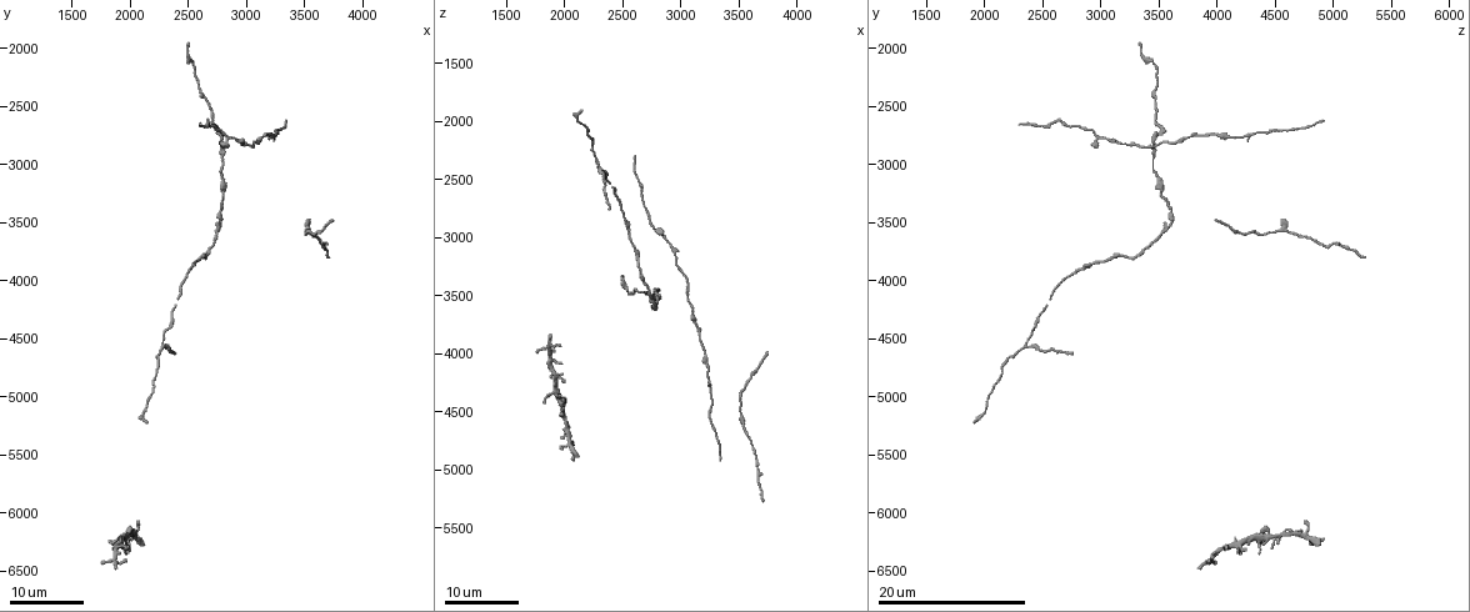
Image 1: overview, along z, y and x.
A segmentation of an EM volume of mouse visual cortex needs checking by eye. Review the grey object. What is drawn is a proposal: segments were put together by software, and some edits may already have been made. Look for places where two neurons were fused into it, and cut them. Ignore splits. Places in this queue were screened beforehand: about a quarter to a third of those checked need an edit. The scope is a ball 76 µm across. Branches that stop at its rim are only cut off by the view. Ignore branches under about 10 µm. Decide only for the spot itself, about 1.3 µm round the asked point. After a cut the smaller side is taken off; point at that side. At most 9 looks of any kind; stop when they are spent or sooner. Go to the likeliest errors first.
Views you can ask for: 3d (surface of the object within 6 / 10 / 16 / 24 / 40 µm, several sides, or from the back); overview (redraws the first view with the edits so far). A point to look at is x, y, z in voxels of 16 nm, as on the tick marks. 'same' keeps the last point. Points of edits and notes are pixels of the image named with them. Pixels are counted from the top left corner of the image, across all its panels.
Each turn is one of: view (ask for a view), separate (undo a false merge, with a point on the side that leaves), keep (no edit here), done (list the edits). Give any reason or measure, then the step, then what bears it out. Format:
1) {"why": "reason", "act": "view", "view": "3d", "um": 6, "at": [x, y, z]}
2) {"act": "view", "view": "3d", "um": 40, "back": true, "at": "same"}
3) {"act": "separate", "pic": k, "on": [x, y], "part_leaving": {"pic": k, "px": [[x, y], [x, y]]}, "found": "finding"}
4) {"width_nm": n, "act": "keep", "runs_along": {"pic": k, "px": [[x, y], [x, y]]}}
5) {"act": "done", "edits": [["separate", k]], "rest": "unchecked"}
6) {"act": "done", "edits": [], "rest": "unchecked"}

{"why": "two arms in line, one across", "act": "view", "view": "3d", "um": 16, "at": [2280, 4560, 2340]}

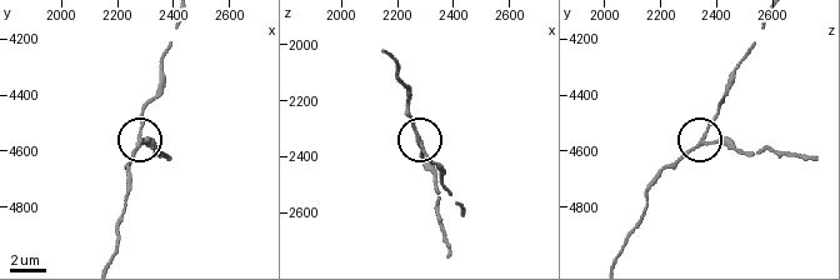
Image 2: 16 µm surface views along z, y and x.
{"why": "zoom in", "act": "view", "view": "3d", "um": 6, "at": [2280, 4570, 2350]}

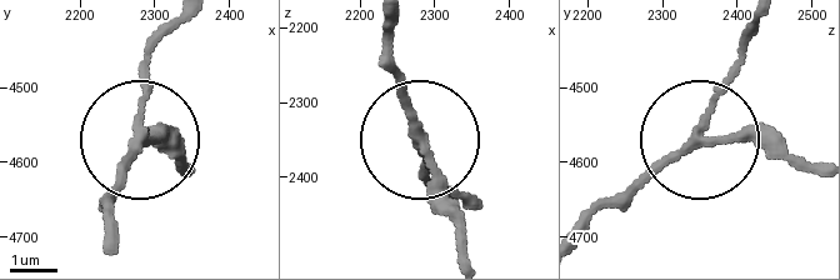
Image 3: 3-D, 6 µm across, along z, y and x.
{"width_nm": 160, "act": "keep", "found": "all the same neuron"}

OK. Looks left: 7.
{"why": "small branch off a trunk", "act": "view", "view": "3d", "um": 16, "at": [3520, 3560, 4560]}

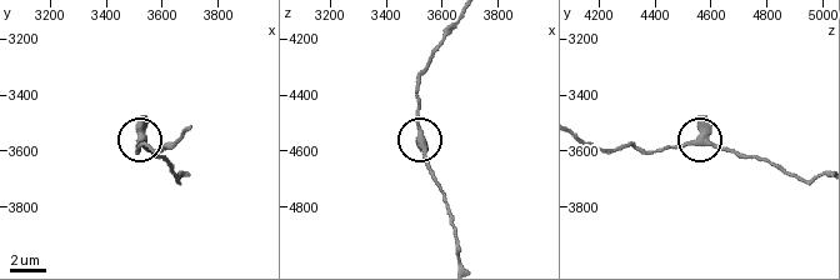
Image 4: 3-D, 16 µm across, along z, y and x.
{"act": "view", "view": "3d", "um": 6, "at": [3530, 3560, 4580]}

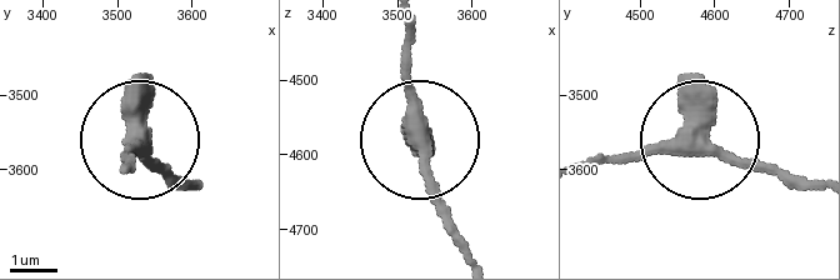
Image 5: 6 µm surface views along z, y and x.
{"width_nm": 370, "act": "keep", "found": "one neuron here"}

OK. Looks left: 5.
{"why": "thick turns thin", "act": "view", "view": "3d", "um": 24, "at": [3180, 2720, 3940]}

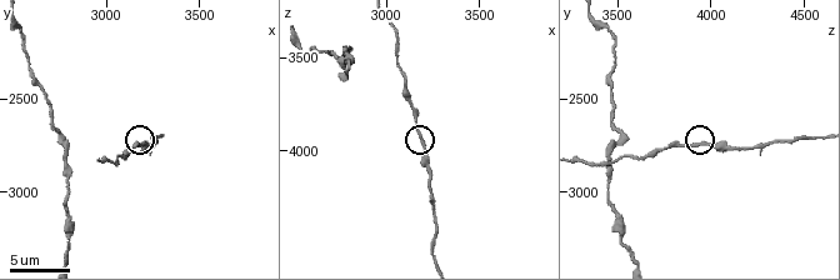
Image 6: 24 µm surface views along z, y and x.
{"why": "zoom in", "act": "view", "view": "3d", "um": 6, "at": [3200, 2740, 3960]}

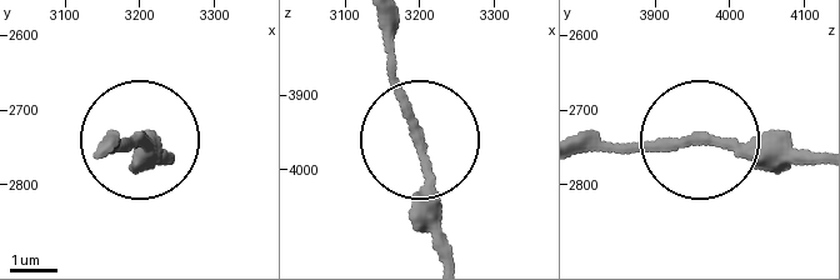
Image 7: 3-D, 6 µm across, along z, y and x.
{"act": "view", "view": "3d", "um": 6, "back": true, "at": [3200, 2740, 3965]}

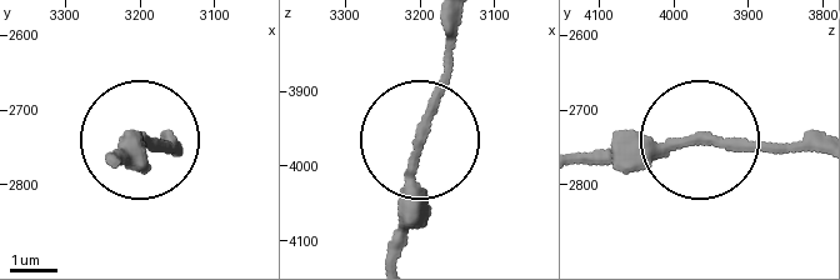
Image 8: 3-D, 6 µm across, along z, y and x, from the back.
{"width_nm": 200, "act": "keep", "found": "all the same neuron"}

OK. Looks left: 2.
{"why": "thin arm on a thick one", "act": "view", "view": "3d", "um": 6, "at": [2760, 2680, 3520]}

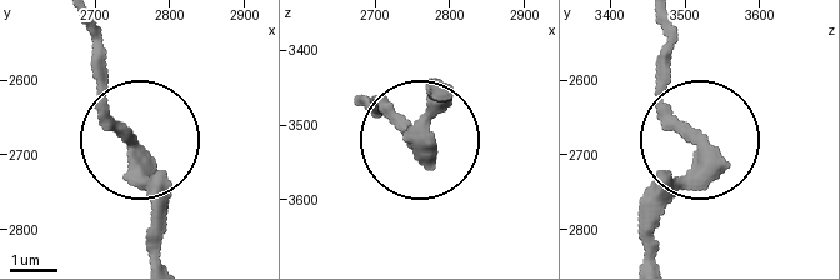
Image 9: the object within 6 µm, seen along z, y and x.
{"arms": 3, "act": "keep", "runs_along": {"pic": 9, "px": [[160, 258], [156, 198], [100, 103], [96, 46]]}, "found": "all the same neuron"}

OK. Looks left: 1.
{"act": "done", "edits": [], "rest": "unchecked"}

